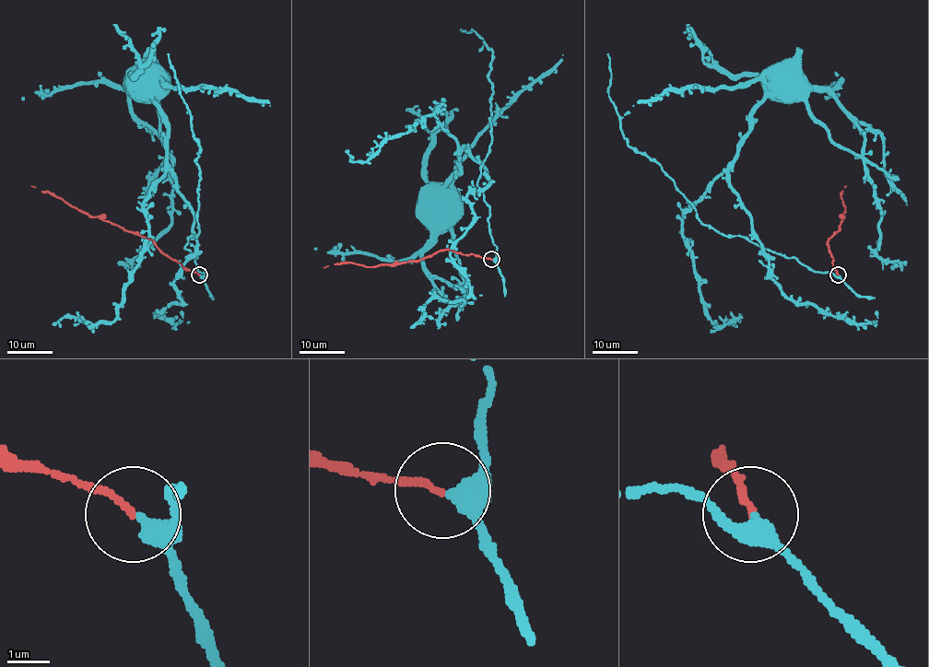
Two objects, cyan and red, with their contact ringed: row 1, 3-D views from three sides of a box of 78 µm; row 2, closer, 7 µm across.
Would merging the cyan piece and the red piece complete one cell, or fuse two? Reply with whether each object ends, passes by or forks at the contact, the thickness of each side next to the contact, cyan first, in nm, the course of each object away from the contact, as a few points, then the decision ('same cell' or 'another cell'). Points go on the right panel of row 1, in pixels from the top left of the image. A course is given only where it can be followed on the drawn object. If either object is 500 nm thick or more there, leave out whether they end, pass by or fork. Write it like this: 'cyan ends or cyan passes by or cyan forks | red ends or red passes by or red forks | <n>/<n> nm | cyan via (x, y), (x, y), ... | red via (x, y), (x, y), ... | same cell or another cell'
cyan passes by | red ends | 340/140 nm | cyan via (838, 274), (812, 271), (754, 244), (749, 212), (729, 181), (751, 115), (787, 82) | red via (838, 274), (828, 240), (839, 229), (842, 220), (844, 211), (841, 193), (846, 186) | same cell

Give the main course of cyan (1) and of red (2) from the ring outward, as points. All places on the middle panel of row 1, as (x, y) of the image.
1: (492, 260), (497, 246), (489, 206), (477, 186), (487, 171), (467, 150), (460, 153), (460, 170), (419, 208)
2: (492, 260), (444, 250), (417, 261), (372, 266), (342, 263), (323, 267)

